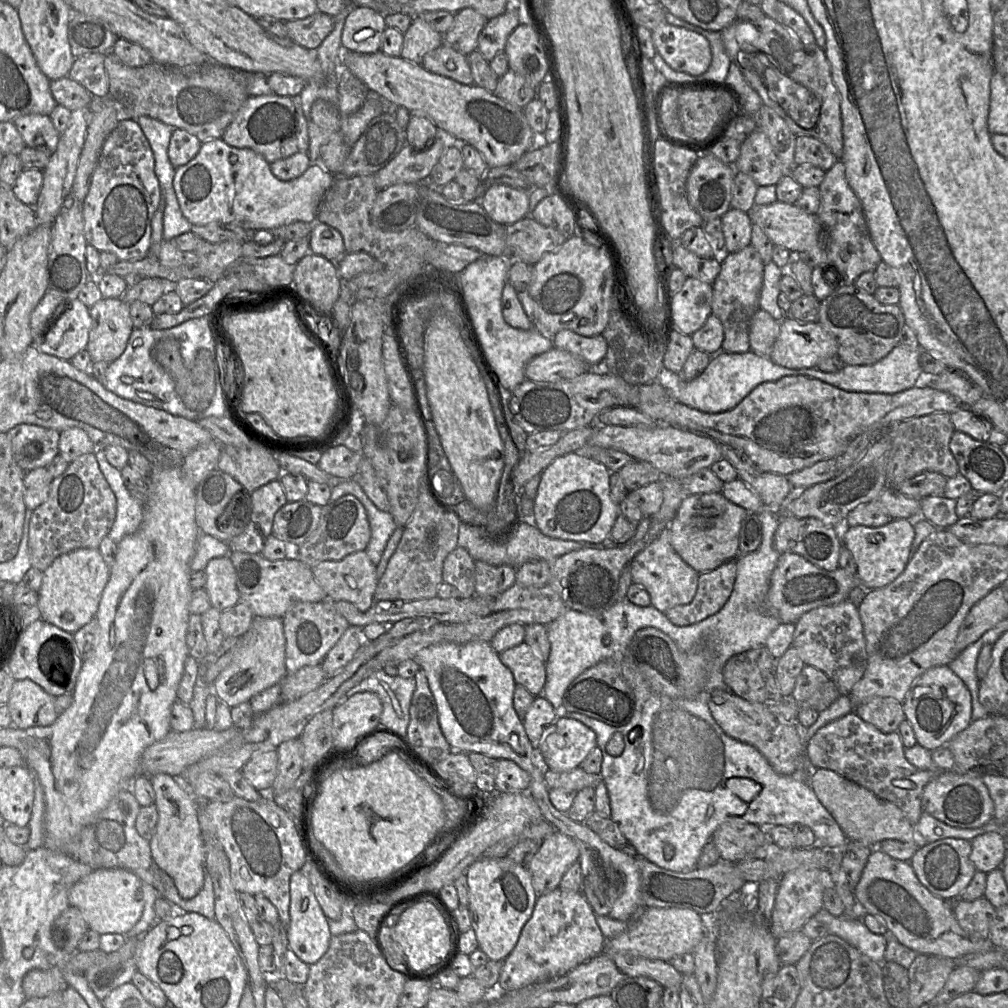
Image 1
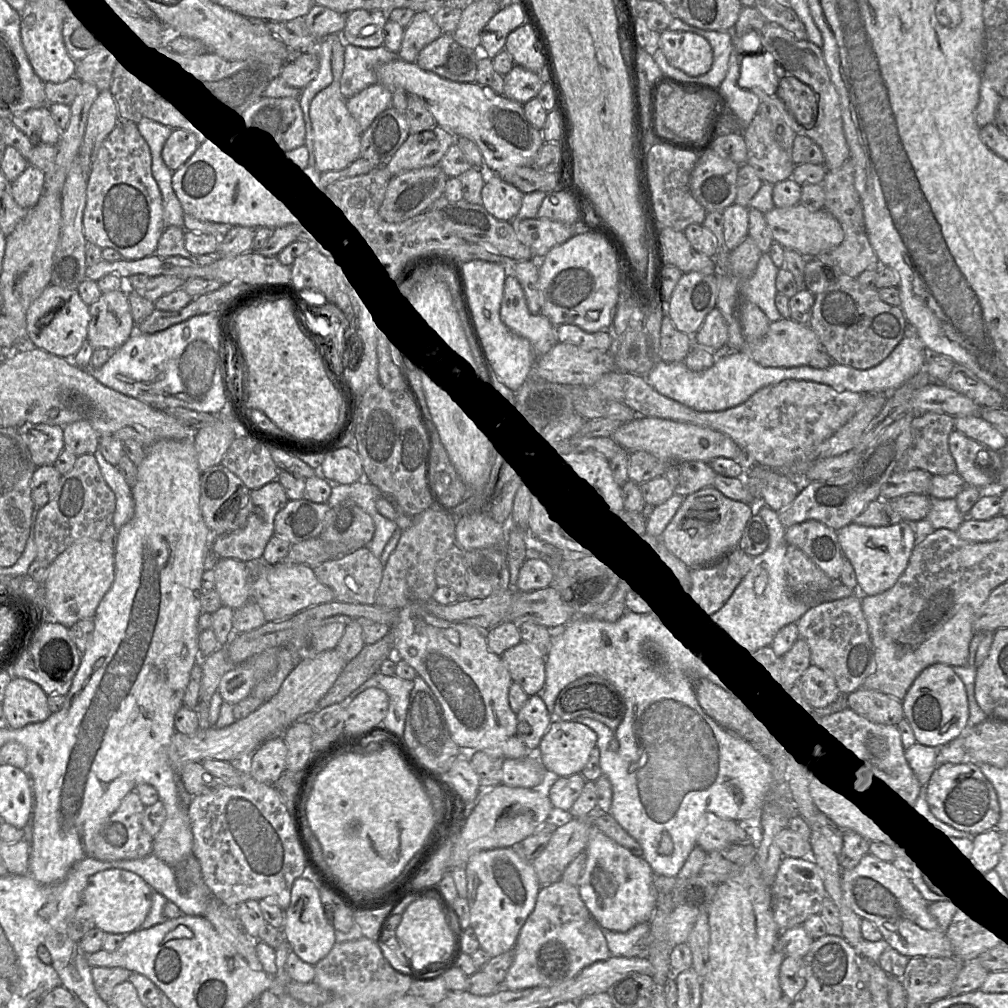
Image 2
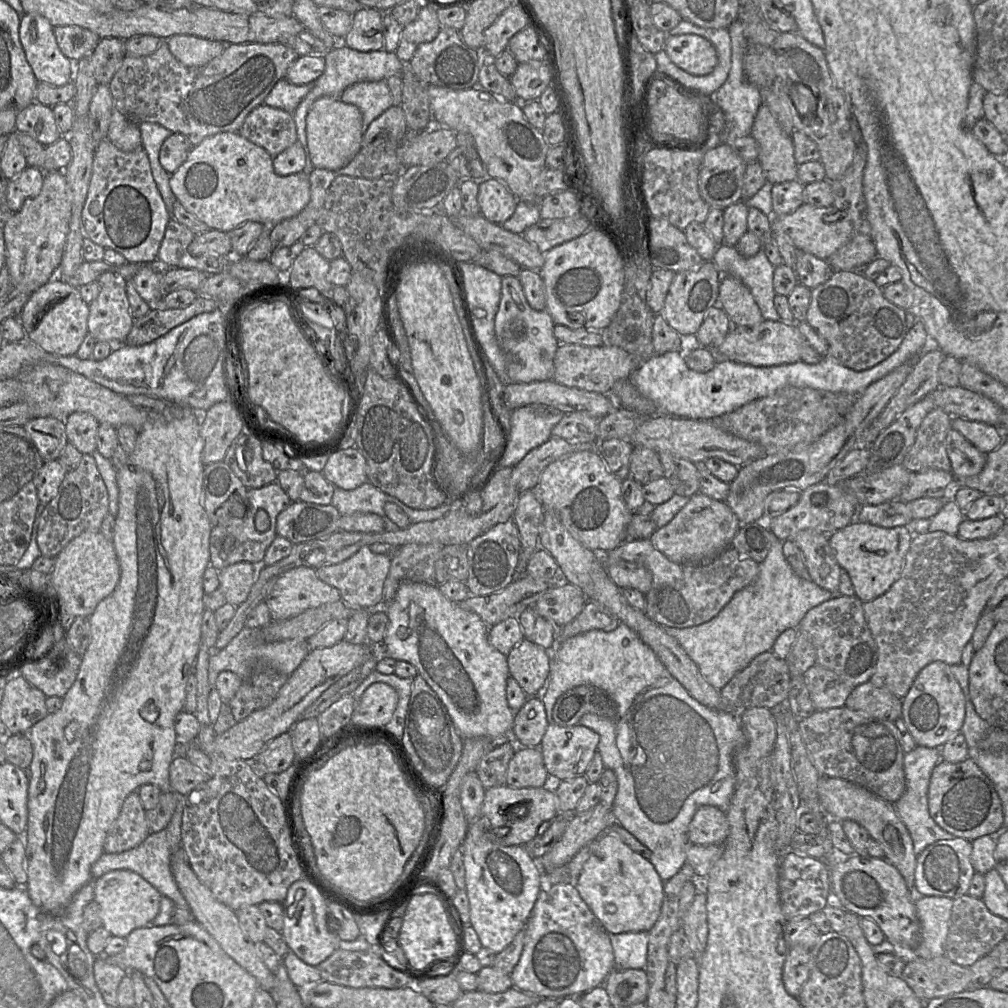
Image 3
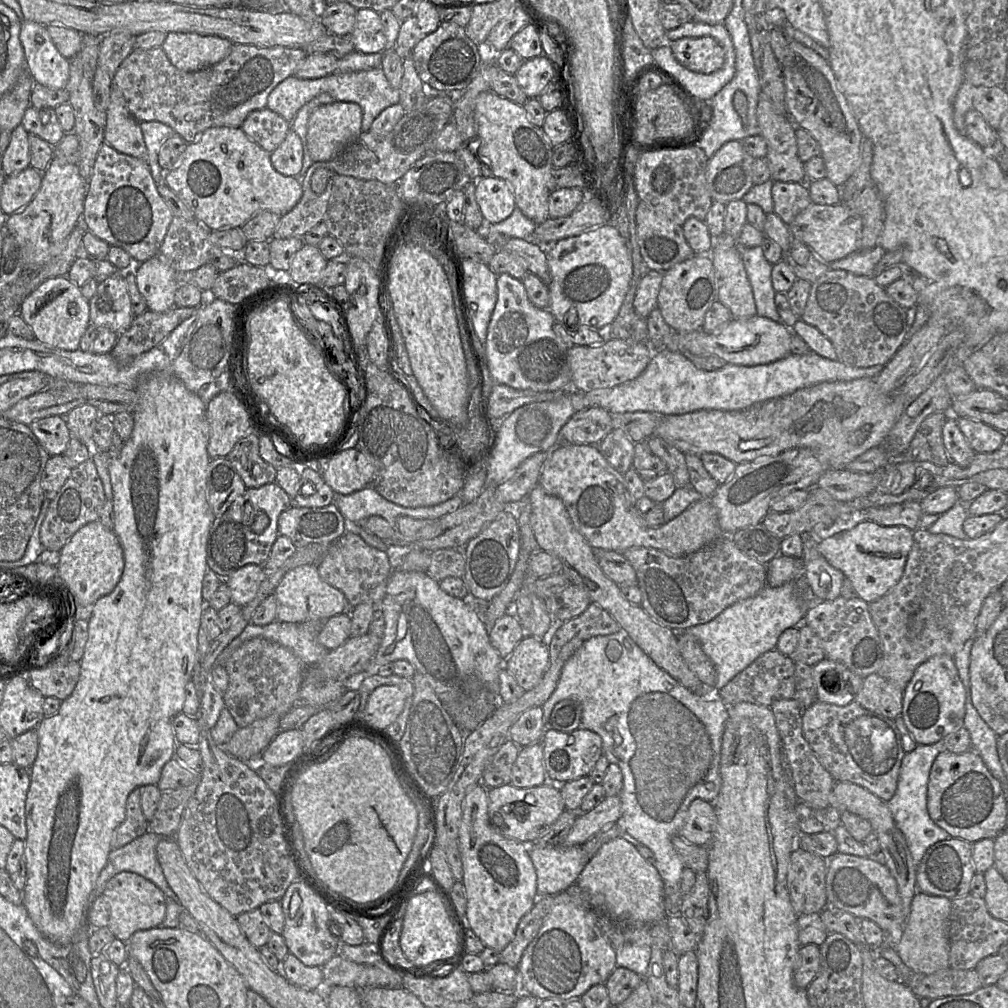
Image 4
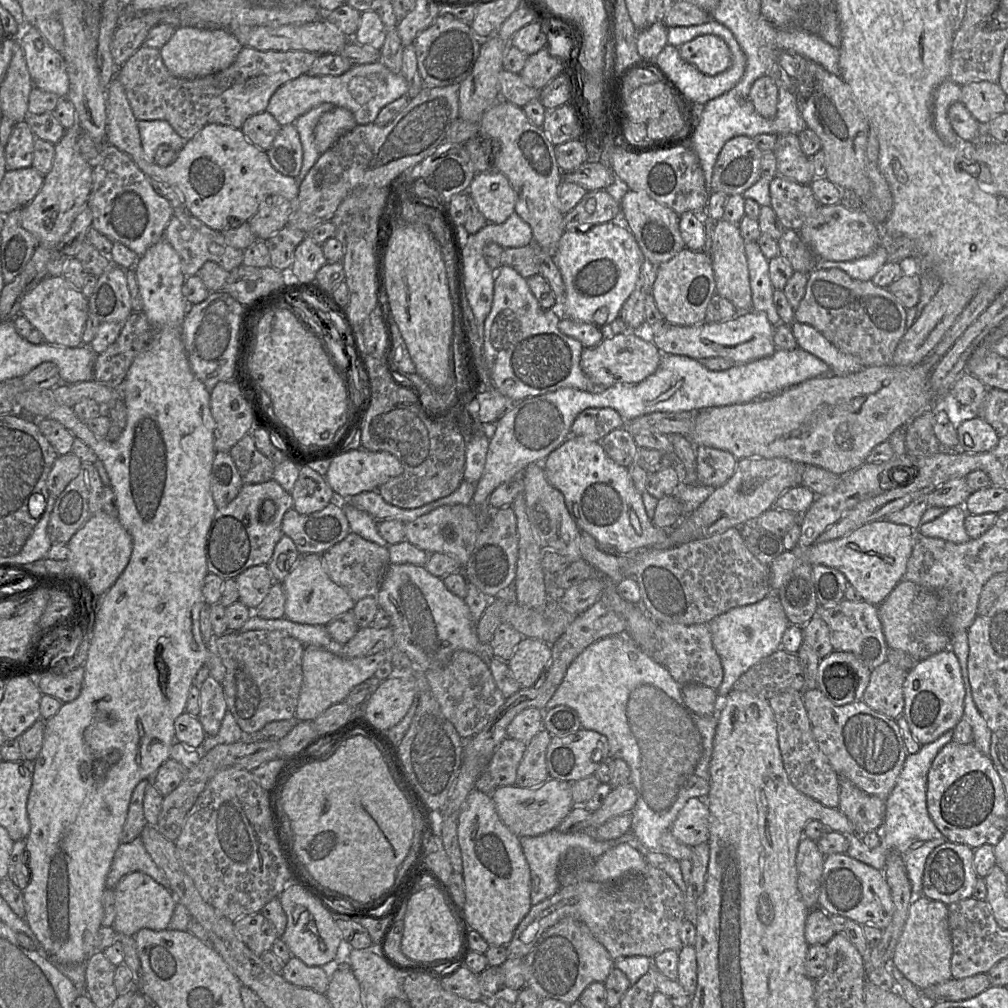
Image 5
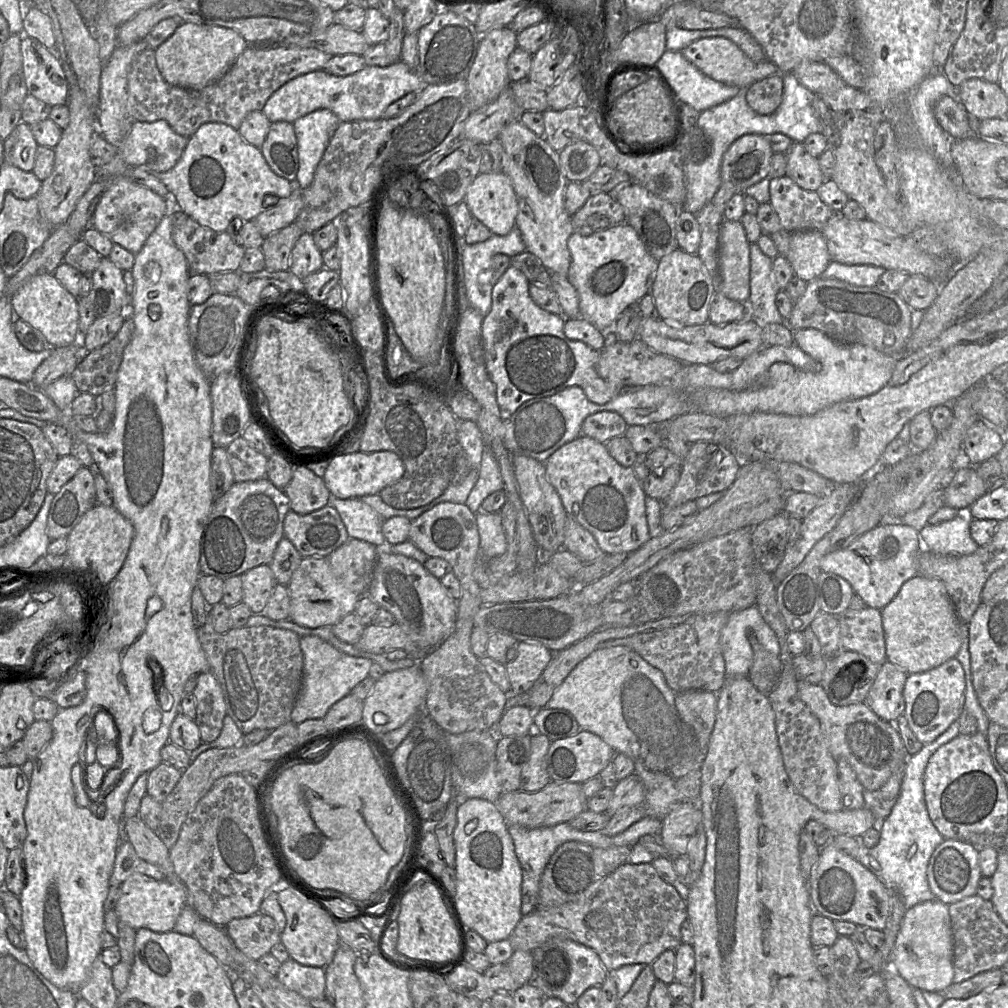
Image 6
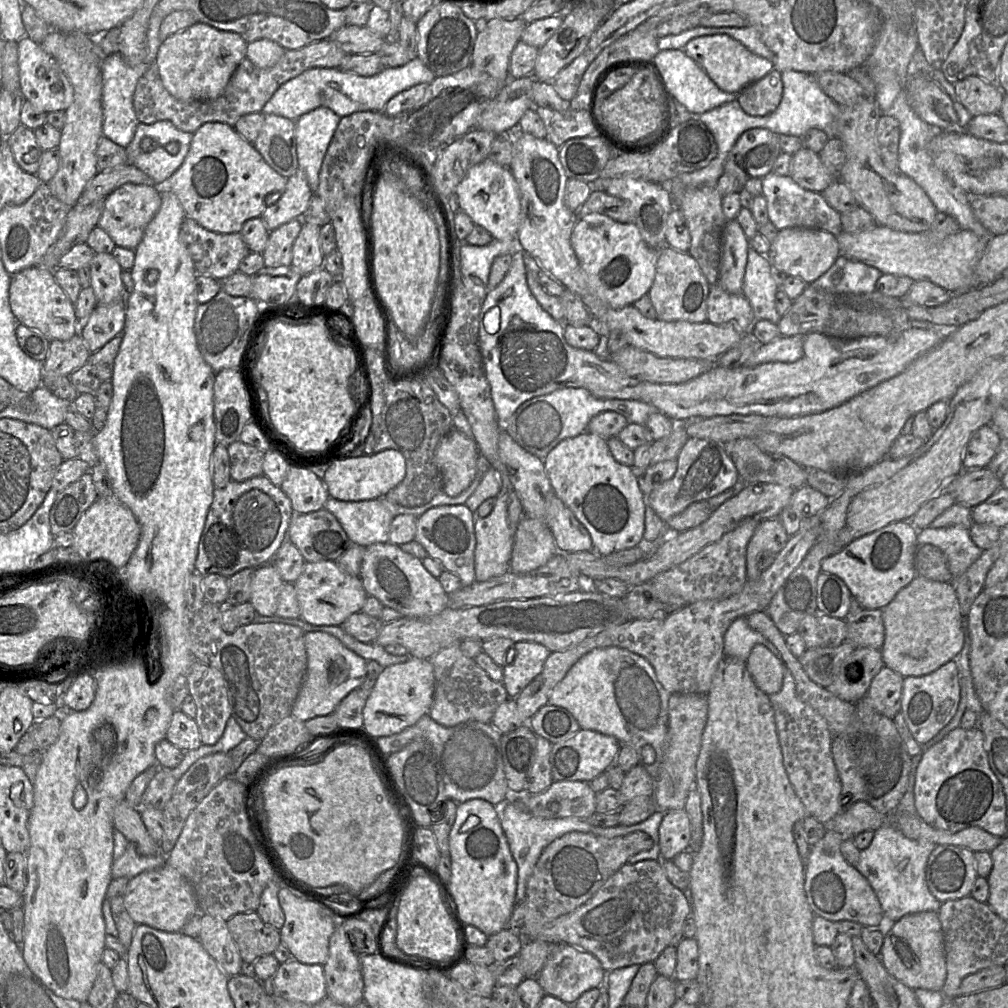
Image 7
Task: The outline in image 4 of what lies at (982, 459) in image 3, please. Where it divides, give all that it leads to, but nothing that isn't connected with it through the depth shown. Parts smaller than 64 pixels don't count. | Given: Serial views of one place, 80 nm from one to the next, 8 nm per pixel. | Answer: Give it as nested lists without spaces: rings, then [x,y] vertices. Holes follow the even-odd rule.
[[[949,408],[945,410],[945,412],[947,420],[942,430],[944,447],[950,461],[961,467],[966,467],[971,463],[976,452],[972,449],[967,439],[958,428],[954,415]]]

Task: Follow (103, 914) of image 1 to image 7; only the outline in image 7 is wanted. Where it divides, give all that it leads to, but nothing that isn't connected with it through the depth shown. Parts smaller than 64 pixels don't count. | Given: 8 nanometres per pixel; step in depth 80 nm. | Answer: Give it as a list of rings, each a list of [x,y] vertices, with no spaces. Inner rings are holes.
[[[168,864],[158,870],[142,872],[130,879],[123,898],[125,908],[136,924],[164,932],[180,932],[193,915],[200,913],[193,888]]]

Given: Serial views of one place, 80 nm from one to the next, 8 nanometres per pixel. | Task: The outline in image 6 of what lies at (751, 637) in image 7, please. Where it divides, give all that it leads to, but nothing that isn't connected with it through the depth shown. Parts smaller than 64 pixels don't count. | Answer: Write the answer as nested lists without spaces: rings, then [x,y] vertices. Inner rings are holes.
[[[755,606],[733,612],[720,632],[720,646],[725,662],[726,677],[748,677],[753,659],[752,646],[750,645],[751,635],[754,635],[767,651],[775,656],[780,655],[781,649],[775,632],[765,622]]]

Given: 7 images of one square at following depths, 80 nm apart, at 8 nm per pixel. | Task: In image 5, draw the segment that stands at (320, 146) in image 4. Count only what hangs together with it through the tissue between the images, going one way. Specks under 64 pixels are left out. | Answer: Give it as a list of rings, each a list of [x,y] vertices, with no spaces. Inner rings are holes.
[[[334,107],[319,119],[314,138],[318,152],[322,155],[347,131],[357,125],[353,113],[342,107]]]

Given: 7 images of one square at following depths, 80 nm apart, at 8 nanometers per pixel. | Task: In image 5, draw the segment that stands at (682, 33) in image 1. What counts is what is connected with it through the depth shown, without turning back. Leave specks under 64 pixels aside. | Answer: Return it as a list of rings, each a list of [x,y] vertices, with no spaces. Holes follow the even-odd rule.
[[[702,35],[678,47],[681,57],[700,72],[714,76],[731,64],[731,52],[726,42],[716,35]]]

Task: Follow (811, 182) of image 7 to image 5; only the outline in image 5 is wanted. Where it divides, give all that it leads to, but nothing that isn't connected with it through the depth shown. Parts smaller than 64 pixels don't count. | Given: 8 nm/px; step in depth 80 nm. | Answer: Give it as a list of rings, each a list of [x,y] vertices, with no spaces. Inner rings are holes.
[[[777,135],[773,153],[777,162],[777,175],[802,185],[810,185],[814,180],[811,160],[800,147],[798,135]]]

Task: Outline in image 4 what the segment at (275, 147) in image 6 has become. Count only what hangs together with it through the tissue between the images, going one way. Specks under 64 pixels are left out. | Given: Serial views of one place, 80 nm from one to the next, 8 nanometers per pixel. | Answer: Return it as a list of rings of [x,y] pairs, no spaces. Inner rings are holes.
[[[291,129],[270,158],[277,172],[284,176],[297,176],[303,165],[303,147],[299,136]]]

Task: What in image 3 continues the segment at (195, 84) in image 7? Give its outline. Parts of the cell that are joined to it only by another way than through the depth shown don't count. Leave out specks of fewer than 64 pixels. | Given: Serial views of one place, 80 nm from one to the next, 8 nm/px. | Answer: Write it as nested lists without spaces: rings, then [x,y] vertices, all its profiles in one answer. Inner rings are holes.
[[[187,34],[171,36],[166,40],[166,43],[173,56],[188,67],[205,65],[219,56],[227,46],[220,41]]]

